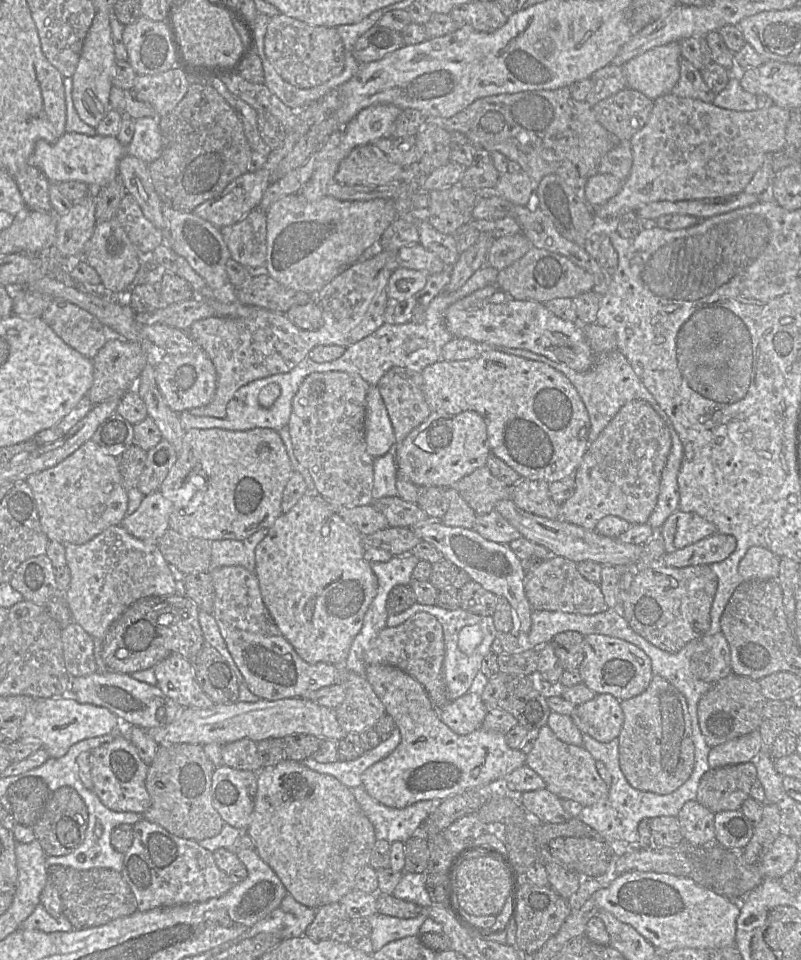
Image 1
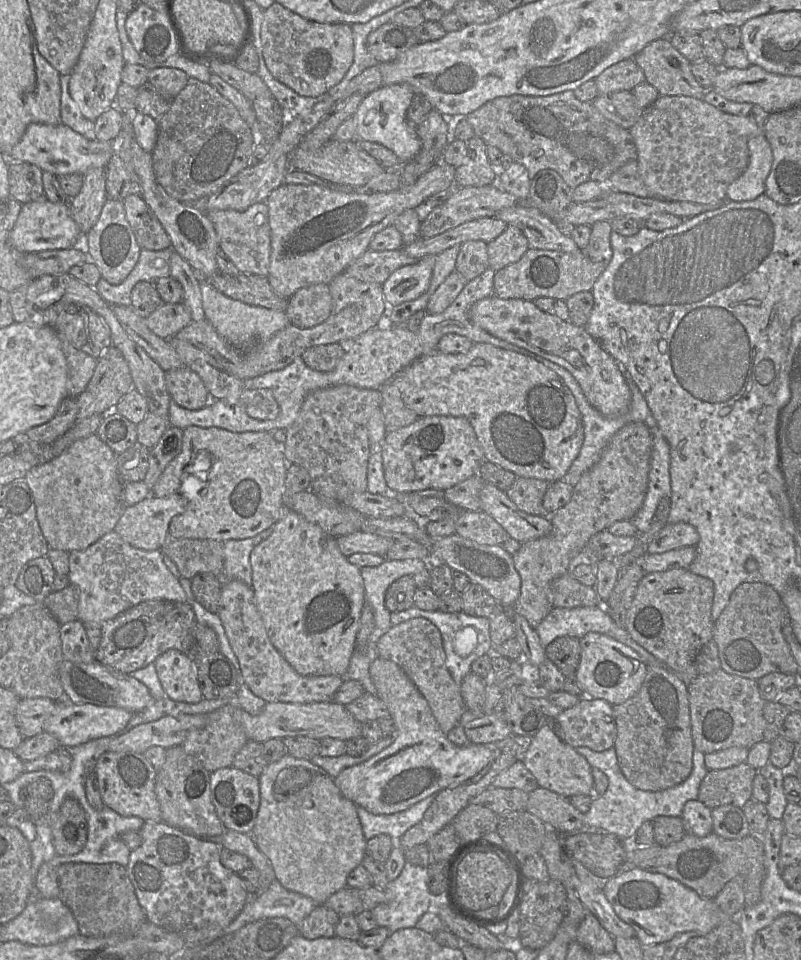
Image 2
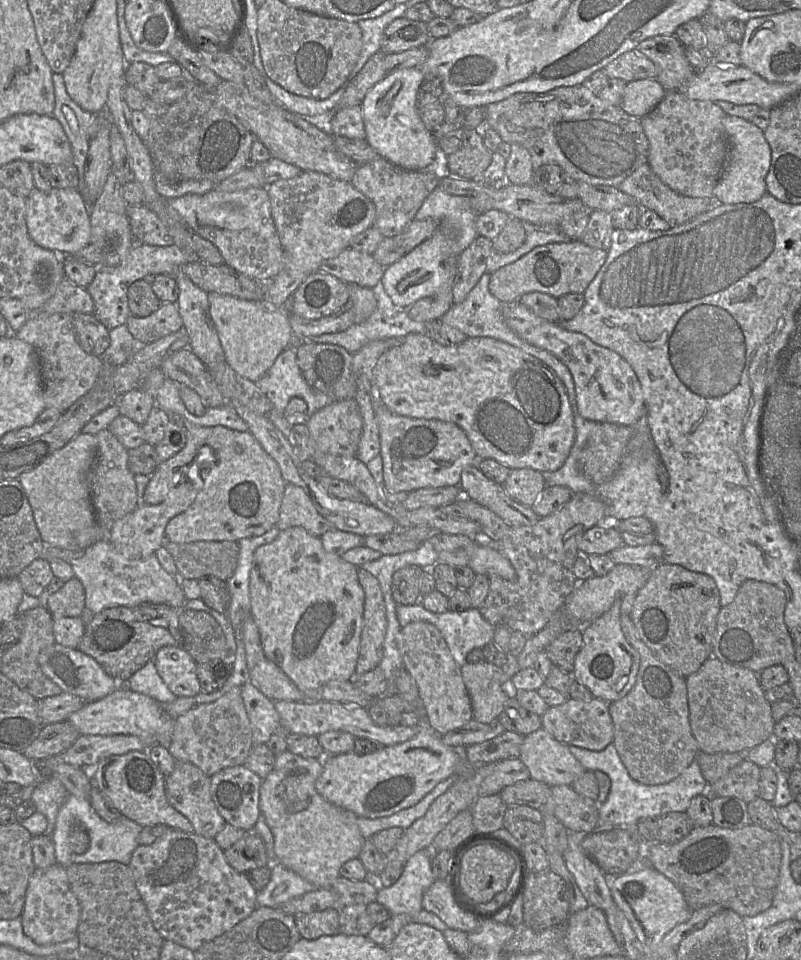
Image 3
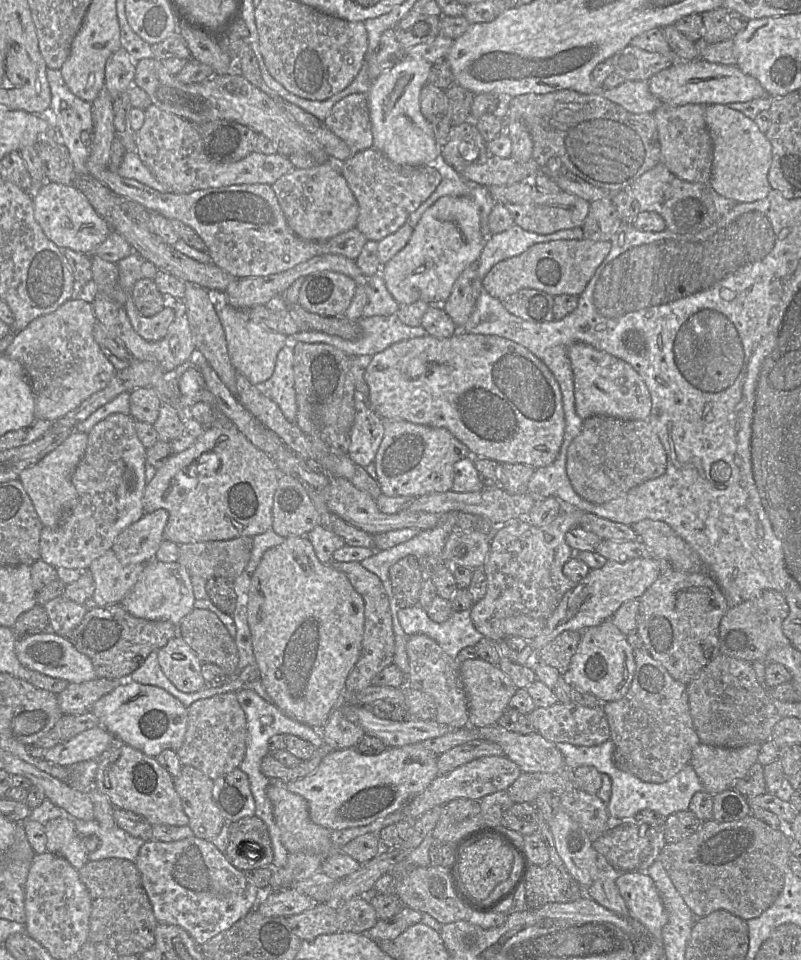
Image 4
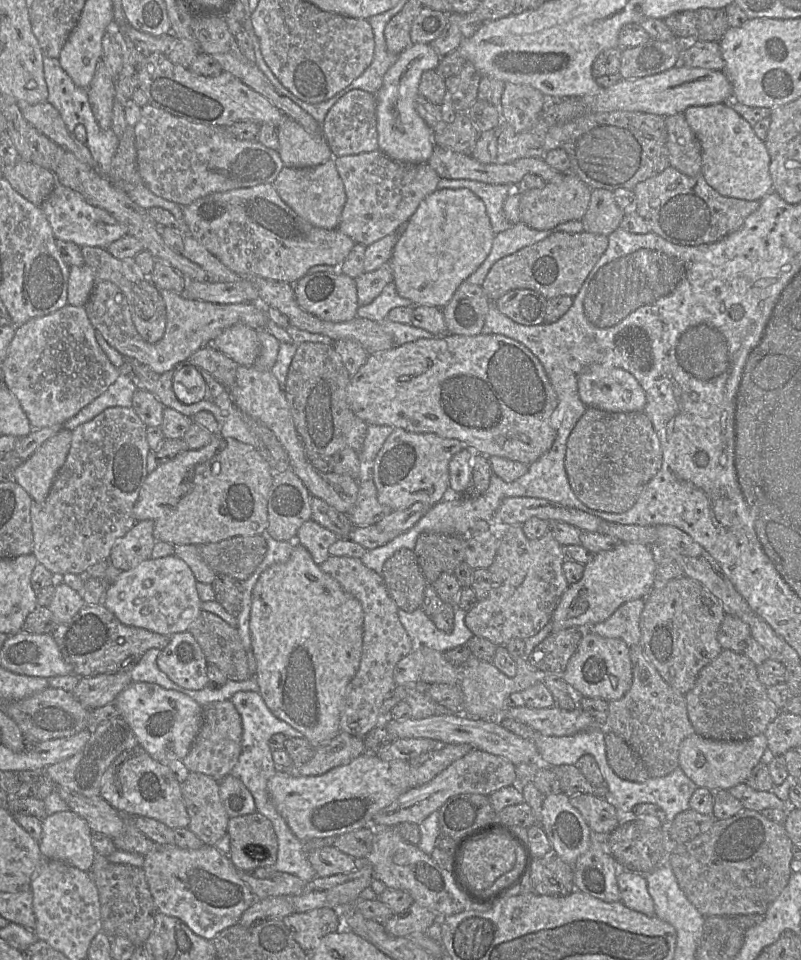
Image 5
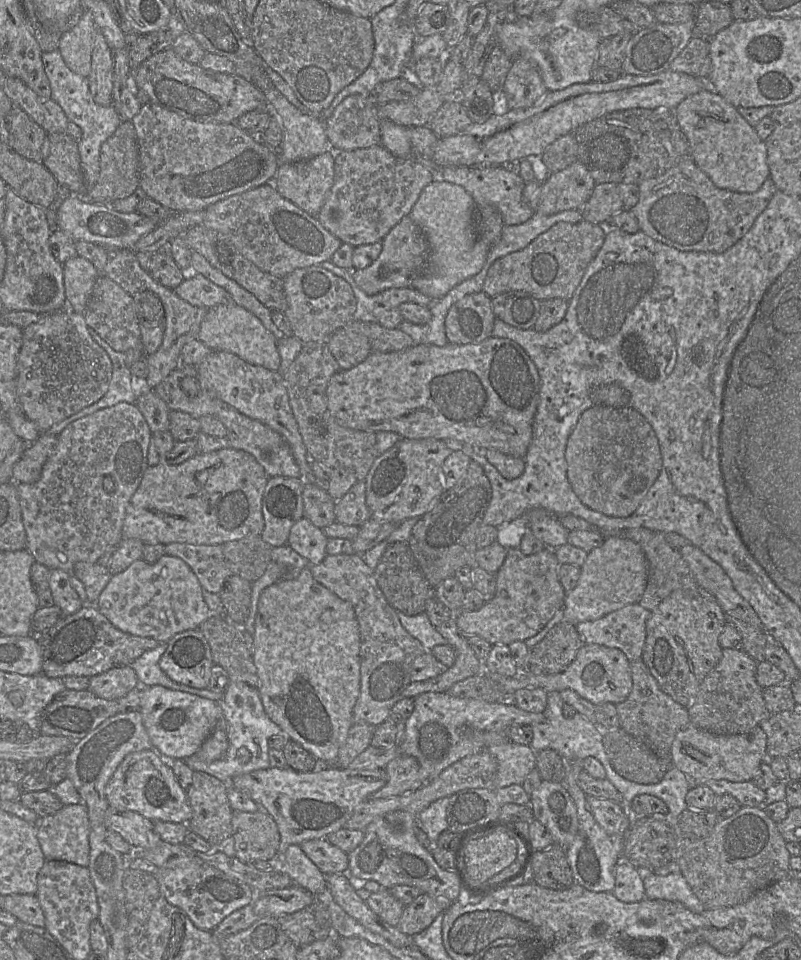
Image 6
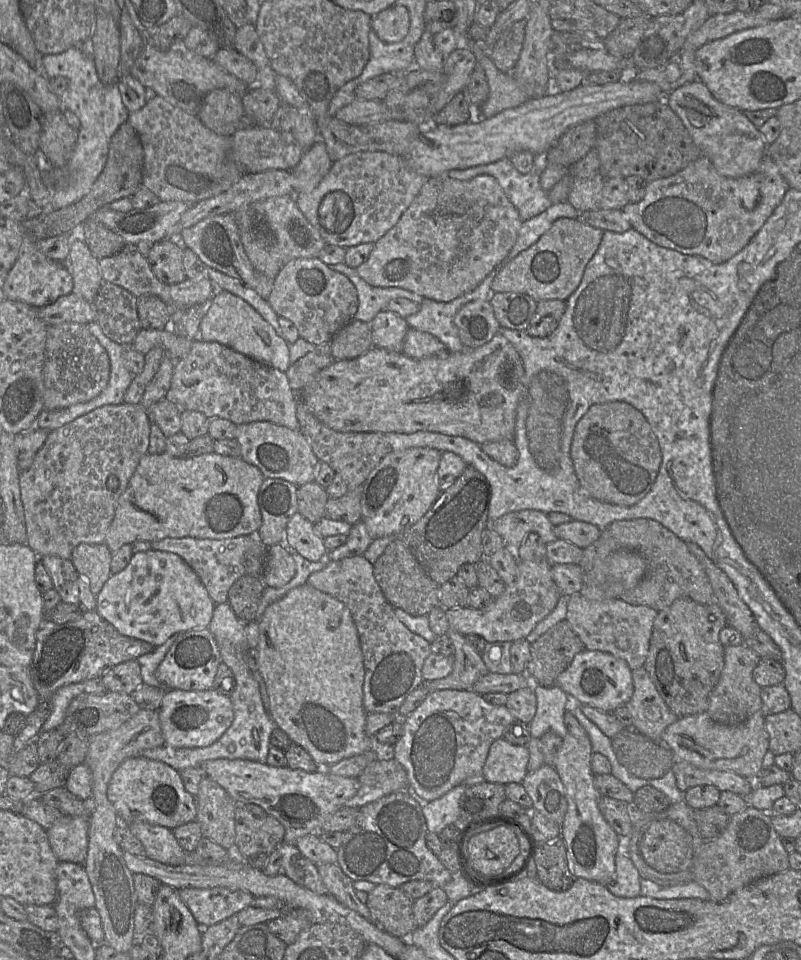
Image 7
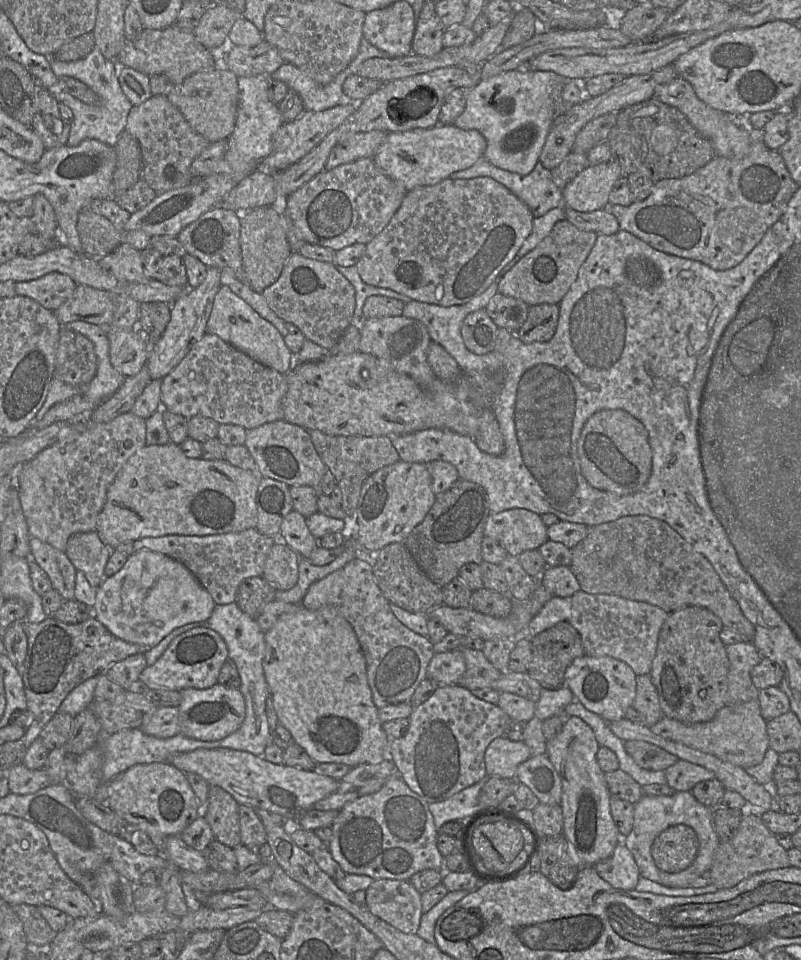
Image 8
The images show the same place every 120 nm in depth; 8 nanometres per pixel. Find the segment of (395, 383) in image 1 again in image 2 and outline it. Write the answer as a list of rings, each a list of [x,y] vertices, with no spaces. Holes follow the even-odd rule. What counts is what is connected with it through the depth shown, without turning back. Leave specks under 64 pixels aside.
[[[387,381],[381,388],[381,411],[385,418],[387,431],[405,427],[416,421],[419,416],[403,401],[399,388]]]

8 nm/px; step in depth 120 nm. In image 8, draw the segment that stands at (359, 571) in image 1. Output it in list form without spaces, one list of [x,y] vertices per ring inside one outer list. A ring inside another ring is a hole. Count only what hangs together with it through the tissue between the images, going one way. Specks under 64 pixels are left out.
[[[299,604],[295,610],[282,614],[276,623],[265,632],[263,669],[269,687],[269,696],[273,702],[278,722],[290,732],[293,742],[302,747],[315,763],[340,763],[350,767],[356,767],[360,764],[379,764],[384,759],[389,759],[387,751],[390,738],[382,728],[383,723],[379,720],[378,708],[373,703],[372,692],[368,684],[364,654],[353,627],[340,615],[336,608],[324,606],[318,610],[308,610]]]

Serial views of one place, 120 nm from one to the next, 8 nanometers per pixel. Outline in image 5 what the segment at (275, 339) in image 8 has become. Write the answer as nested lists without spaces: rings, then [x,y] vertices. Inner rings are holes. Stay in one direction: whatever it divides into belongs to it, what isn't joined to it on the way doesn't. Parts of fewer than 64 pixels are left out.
[[[240,323],[224,329],[211,345],[237,364],[245,366],[254,364],[260,350],[257,330]]]

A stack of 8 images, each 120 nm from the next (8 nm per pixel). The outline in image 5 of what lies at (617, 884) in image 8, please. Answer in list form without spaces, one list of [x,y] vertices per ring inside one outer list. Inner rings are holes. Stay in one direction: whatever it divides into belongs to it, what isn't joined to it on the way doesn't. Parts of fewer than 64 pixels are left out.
[[[619,870],[617,883],[620,890],[621,902],[628,908],[647,916],[655,916],[655,906],[648,892],[646,875]]]

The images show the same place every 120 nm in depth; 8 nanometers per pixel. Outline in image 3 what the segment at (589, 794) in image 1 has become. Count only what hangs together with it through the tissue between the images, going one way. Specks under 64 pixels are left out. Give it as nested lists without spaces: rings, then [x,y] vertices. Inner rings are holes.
[[[543,727],[524,736],[519,759],[528,768],[532,779],[549,786],[571,785],[585,770],[571,754],[569,746],[557,741]]]

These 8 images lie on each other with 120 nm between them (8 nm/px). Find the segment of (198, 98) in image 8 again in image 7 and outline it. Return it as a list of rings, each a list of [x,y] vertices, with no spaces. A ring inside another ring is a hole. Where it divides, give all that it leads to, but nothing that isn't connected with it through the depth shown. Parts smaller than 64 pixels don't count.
[[[214,89],[204,97],[197,116],[216,134],[232,136],[246,124],[242,96],[227,89]]]

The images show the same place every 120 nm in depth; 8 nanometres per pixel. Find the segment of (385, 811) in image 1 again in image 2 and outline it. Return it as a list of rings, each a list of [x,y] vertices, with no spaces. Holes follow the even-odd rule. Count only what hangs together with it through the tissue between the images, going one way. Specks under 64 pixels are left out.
[[[432,794],[408,809],[394,814],[372,814],[356,806],[364,838],[369,840],[379,834],[389,835],[397,842],[412,826],[418,824],[437,794]]]

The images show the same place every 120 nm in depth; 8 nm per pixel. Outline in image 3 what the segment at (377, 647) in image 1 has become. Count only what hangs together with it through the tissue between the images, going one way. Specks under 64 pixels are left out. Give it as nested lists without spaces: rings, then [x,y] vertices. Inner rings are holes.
[[[411,622],[399,630],[396,644],[404,669],[417,685],[424,714],[434,732],[441,736],[472,720],[471,699],[462,678],[461,667],[453,659],[440,631],[428,622]]]

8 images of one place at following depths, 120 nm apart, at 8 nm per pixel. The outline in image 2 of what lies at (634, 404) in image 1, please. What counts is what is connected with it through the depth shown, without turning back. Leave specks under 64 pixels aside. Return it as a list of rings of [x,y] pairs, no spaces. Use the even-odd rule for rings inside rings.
[[[630,422],[620,428],[607,443],[597,463],[586,471],[574,485],[569,502],[549,515],[551,531],[543,537],[522,543],[520,549],[512,555],[515,568],[521,578],[521,589],[518,599],[511,609],[511,615],[519,614],[525,617],[533,628],[537,628],[554,608],[552,582],[570,572],[572,566],[582,556],[589,539],[596,533],[608,529],[614,522],[631,520],[640,510],[648,488],[652,441],[652,433],[641,422]]]

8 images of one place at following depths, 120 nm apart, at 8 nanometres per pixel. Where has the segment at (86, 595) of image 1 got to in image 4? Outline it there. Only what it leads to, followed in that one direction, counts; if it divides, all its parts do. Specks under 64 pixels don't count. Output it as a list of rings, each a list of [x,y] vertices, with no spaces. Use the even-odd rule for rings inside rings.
[[[110,549],[95,559],[88,567],[95,581],[92,600],[96,606],[121,604],[137,582],[146,563],[123,565]]]

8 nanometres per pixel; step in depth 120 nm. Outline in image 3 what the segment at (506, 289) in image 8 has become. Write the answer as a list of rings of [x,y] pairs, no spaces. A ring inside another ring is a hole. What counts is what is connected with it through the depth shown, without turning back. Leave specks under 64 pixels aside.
[[[580,240],[538,246],[492,273],[489,290],[503,304],[516,302],[529,292],[542,292],[557,299],[568,293],[584,293],[607,256],[608,251],[590,247]]]

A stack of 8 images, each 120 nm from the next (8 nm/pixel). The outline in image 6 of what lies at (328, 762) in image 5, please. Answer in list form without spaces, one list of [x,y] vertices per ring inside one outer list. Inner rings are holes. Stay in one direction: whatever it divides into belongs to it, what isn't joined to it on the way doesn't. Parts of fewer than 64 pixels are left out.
[[[365,722],[354,723],[349,729],[347,739],[331,763],[332,767],[347,768],[365,749],[371,746],[376,726]]]

